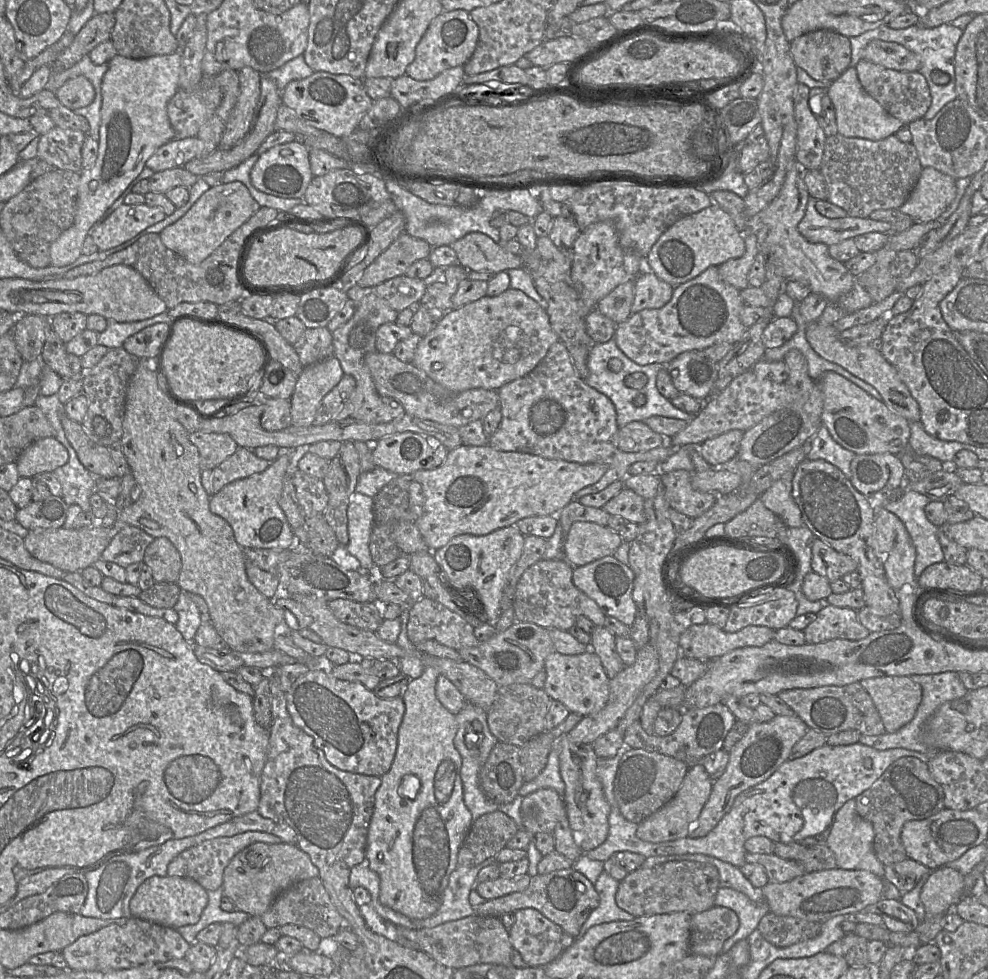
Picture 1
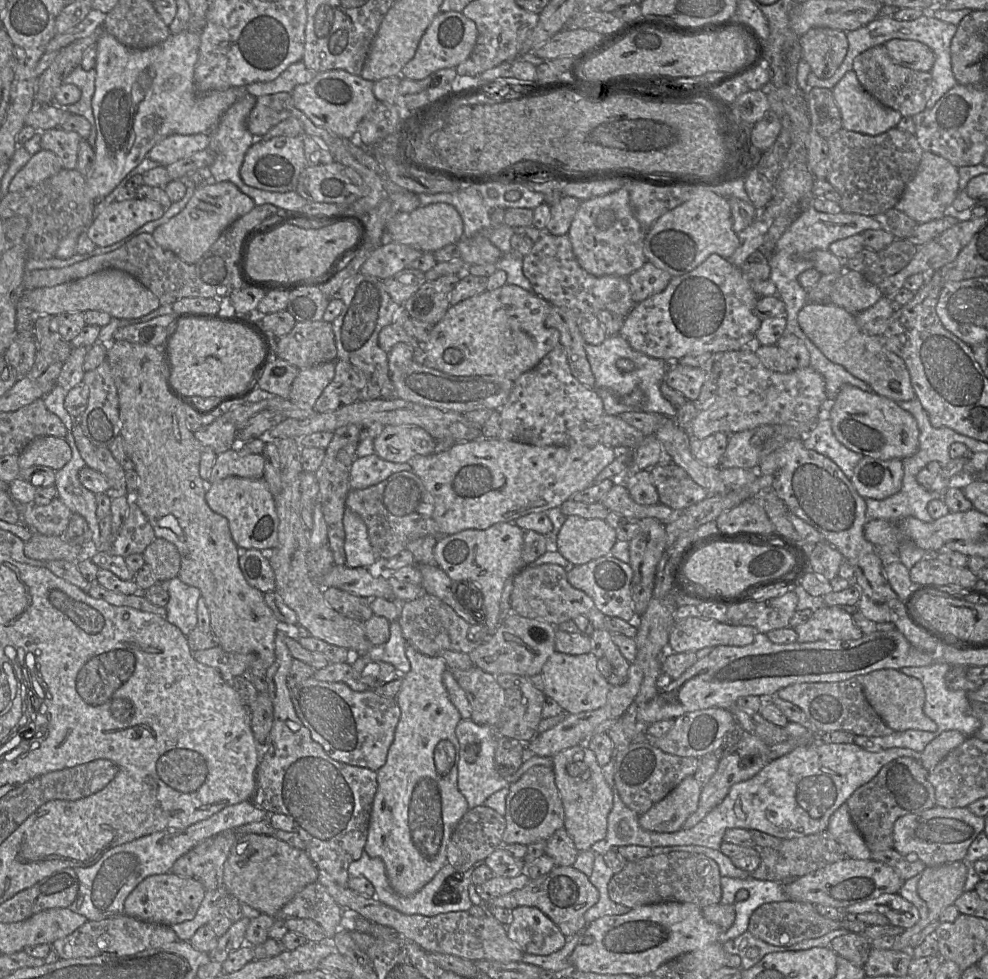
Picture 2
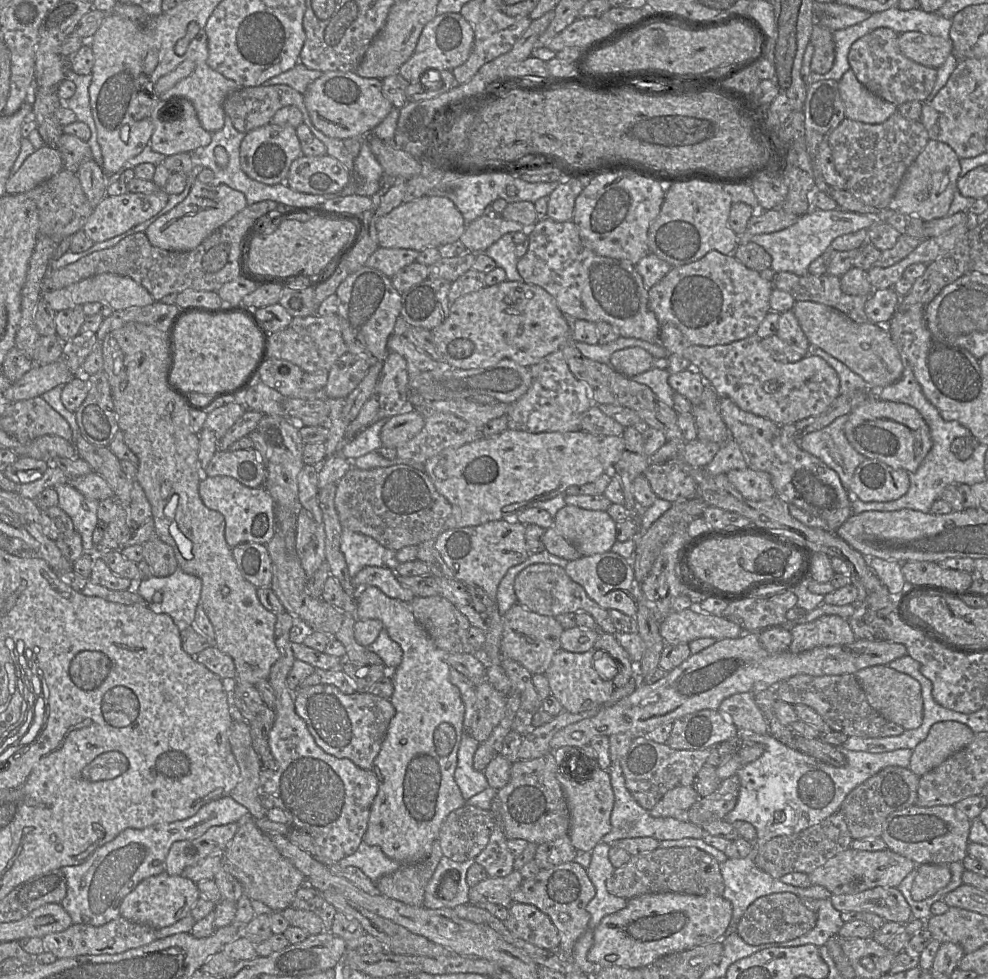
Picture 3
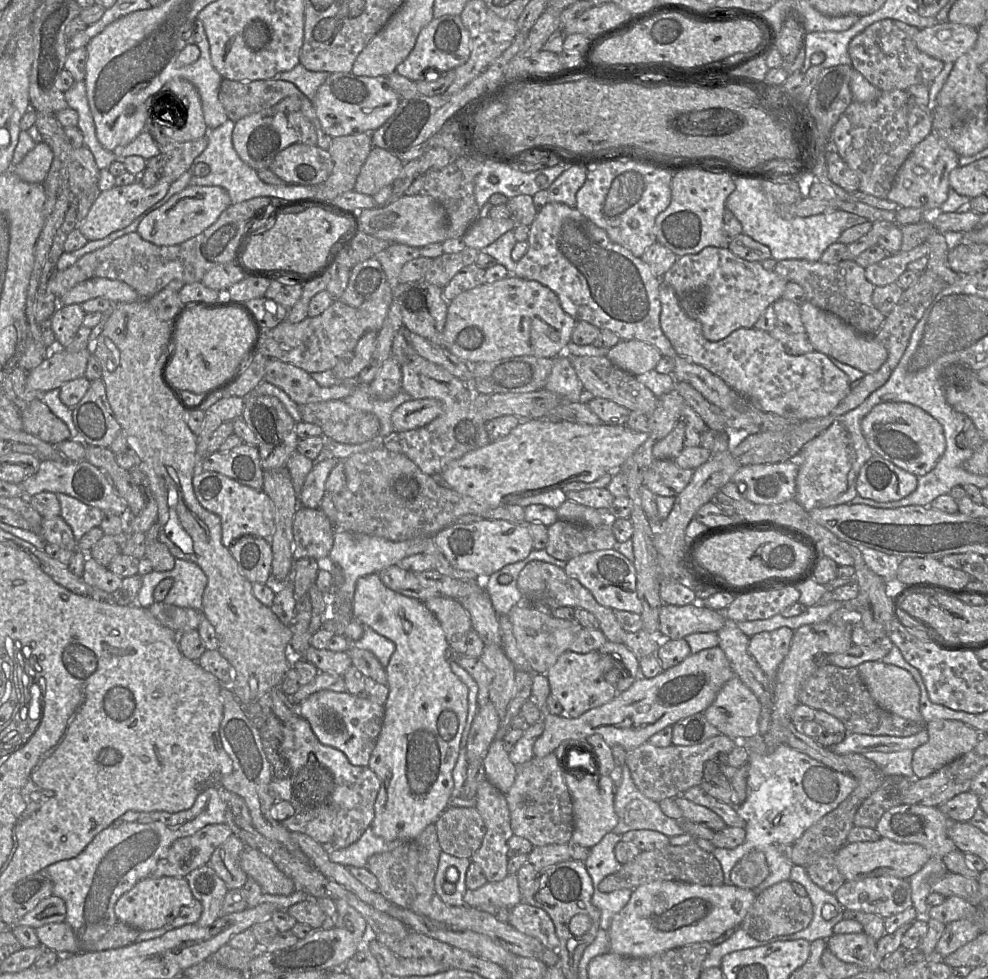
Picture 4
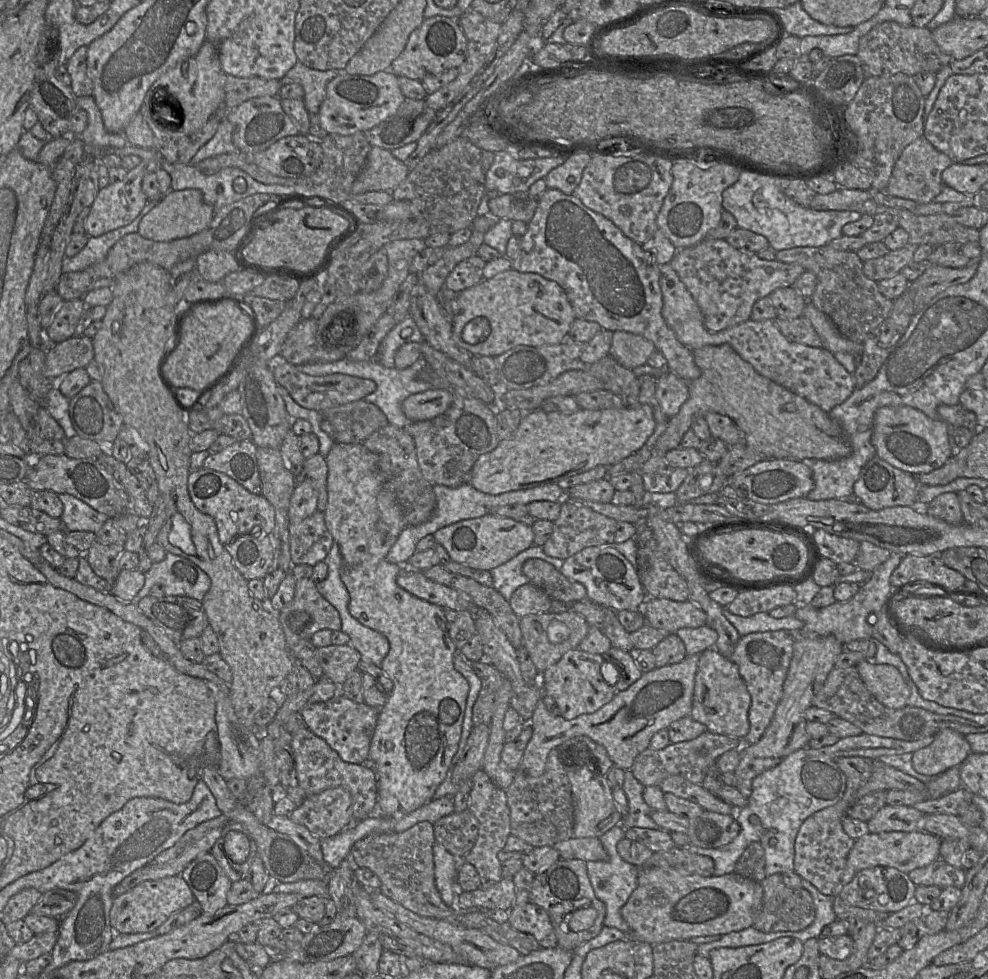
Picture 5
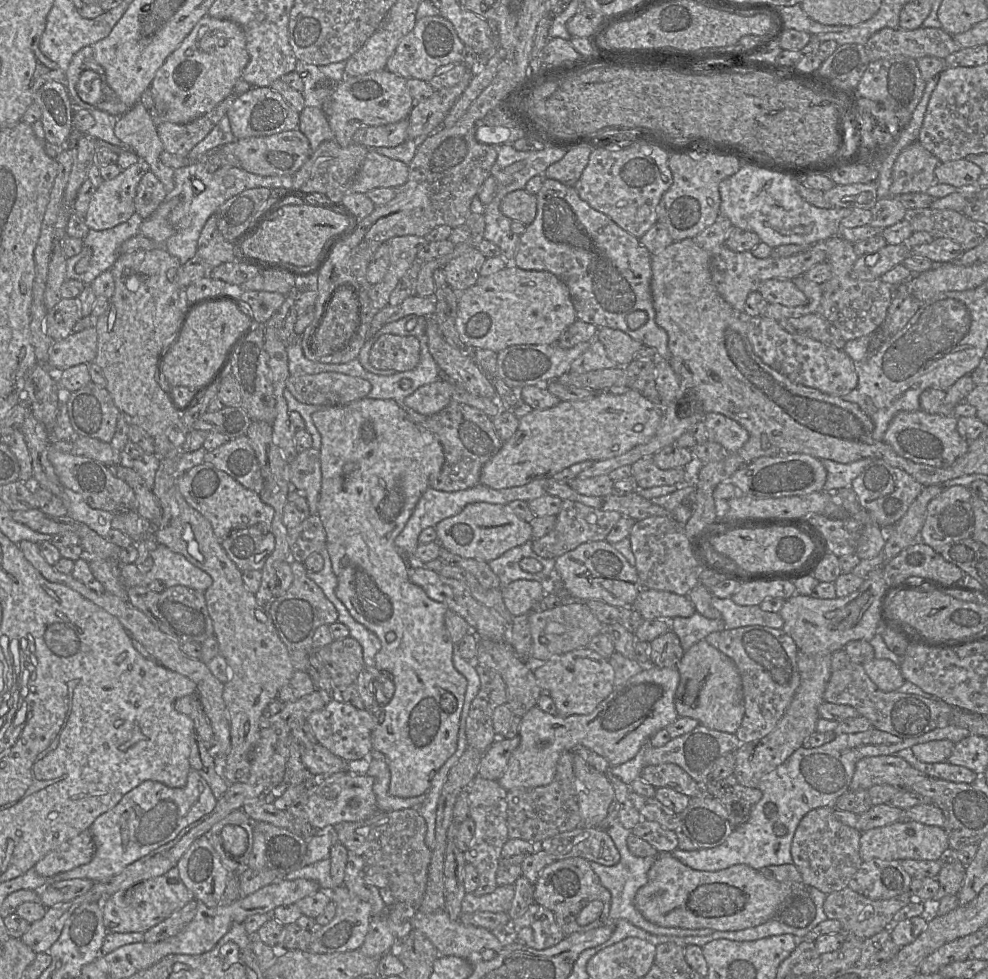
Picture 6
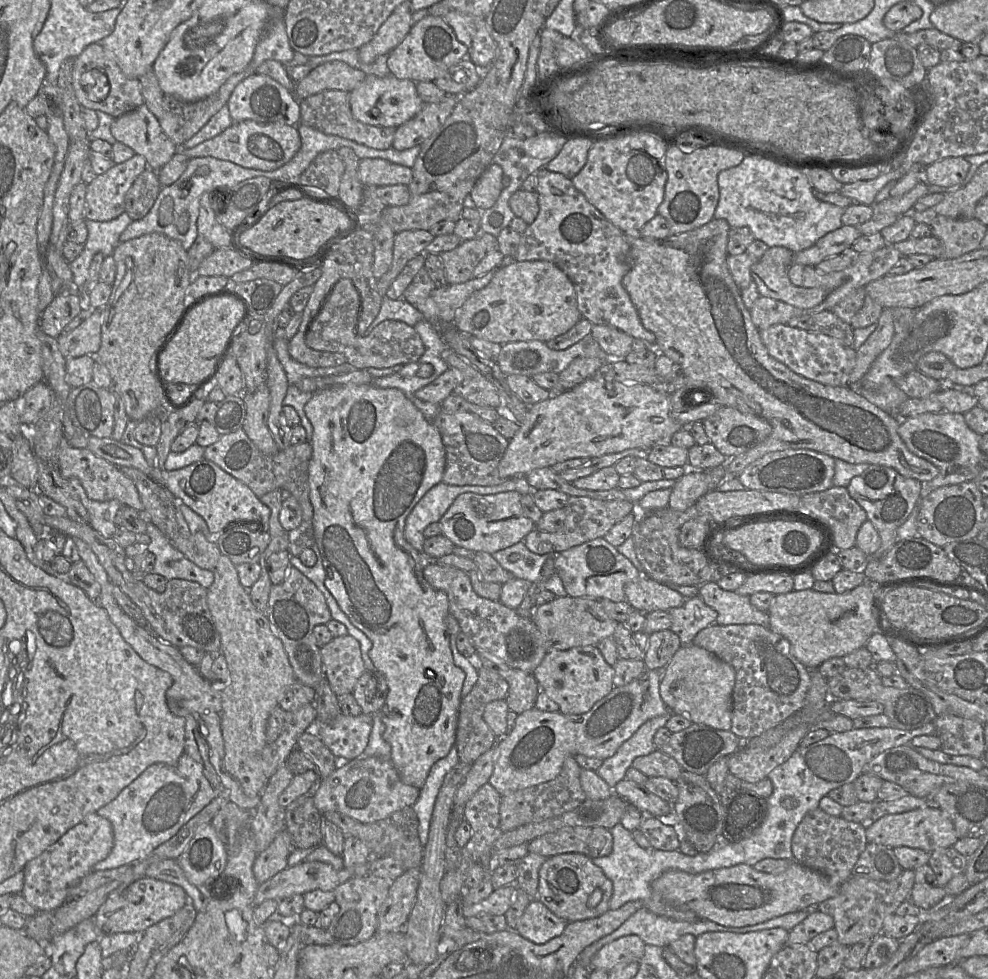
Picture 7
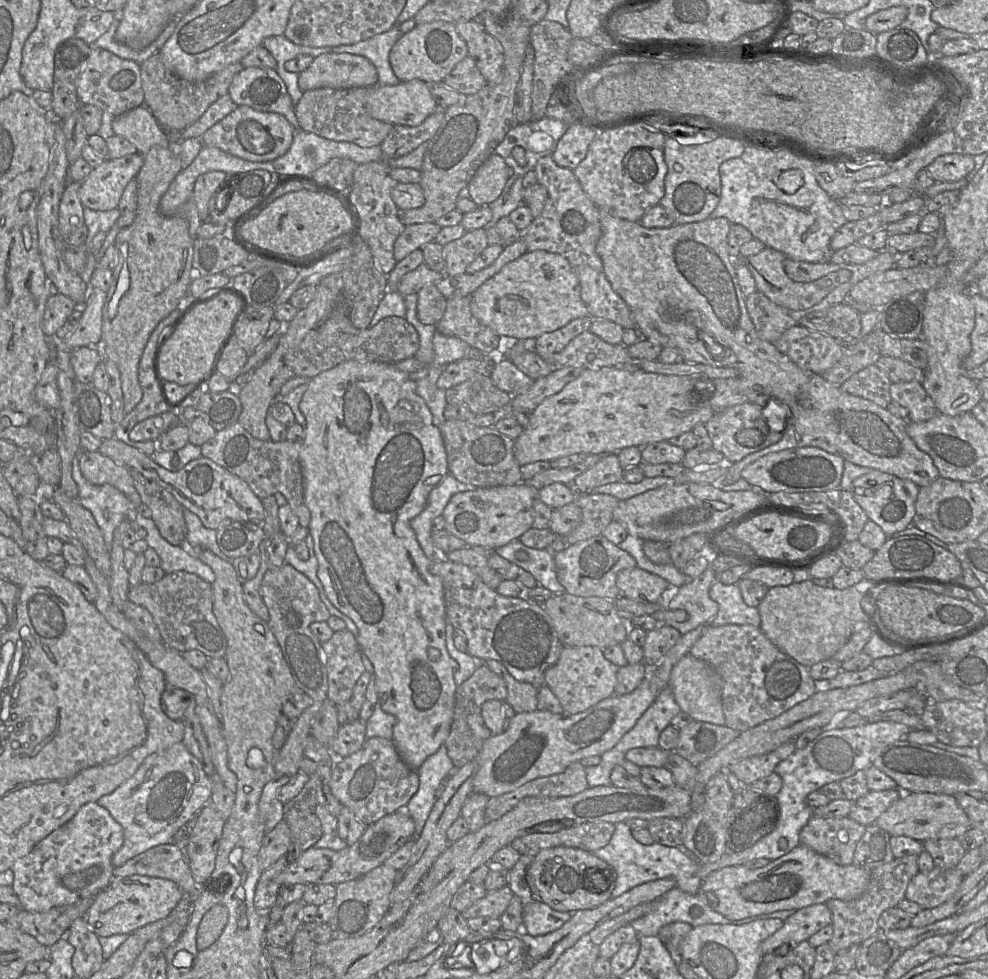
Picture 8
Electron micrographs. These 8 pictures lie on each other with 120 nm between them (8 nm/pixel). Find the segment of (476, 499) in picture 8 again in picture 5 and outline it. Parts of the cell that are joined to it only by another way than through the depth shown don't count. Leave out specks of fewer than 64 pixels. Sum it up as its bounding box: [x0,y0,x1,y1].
[433,513,534,571]

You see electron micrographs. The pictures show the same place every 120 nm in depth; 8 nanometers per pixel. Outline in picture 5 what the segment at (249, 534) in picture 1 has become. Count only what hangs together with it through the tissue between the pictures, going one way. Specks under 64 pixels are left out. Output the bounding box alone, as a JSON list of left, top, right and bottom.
[187,467,275,545]

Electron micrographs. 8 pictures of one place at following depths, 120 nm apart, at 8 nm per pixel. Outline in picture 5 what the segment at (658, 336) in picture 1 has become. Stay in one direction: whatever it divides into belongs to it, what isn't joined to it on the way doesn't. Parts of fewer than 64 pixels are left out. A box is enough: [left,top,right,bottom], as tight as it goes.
[670,239,805,332]

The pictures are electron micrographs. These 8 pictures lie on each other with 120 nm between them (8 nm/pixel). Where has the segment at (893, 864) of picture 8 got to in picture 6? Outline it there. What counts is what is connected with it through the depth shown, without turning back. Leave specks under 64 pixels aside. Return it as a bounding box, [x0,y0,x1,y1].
[823,887,912,940]

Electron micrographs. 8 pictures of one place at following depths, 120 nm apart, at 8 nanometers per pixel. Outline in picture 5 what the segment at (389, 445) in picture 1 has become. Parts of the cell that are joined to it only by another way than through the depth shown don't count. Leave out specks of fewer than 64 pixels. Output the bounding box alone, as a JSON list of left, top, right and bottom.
[402,389,452,422]

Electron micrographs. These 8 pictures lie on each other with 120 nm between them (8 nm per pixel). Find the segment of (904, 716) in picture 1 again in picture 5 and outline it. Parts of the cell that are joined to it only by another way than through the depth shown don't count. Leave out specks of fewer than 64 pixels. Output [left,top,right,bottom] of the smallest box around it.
[856,659,910,709]

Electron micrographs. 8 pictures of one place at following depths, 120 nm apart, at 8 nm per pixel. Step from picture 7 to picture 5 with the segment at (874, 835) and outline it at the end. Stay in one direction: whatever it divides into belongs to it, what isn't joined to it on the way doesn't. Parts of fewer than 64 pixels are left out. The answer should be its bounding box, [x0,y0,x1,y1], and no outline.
[848,831,941,874]

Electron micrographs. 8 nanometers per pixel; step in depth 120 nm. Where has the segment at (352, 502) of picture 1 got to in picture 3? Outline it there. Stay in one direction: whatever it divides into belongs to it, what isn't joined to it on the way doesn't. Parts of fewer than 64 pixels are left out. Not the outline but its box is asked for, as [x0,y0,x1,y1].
[340,528,396,578]

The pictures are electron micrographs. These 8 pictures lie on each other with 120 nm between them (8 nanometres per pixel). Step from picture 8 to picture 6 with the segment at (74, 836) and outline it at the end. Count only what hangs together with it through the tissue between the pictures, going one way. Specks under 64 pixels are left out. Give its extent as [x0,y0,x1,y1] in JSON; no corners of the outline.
[33,829,95,877]

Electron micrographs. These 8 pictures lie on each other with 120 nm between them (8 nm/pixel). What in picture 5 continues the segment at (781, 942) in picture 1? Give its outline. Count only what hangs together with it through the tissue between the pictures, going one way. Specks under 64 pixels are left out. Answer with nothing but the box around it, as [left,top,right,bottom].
[754,874,815,933]

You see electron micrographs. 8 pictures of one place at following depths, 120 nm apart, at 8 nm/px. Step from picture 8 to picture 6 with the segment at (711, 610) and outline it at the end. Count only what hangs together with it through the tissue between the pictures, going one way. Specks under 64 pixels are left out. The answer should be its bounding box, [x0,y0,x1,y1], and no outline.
[672,611,725,651]

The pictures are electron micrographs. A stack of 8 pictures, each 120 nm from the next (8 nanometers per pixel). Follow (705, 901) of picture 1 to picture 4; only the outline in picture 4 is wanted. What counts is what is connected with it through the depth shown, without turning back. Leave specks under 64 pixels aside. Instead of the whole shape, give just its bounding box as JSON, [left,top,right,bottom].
[599,843,724,893]

